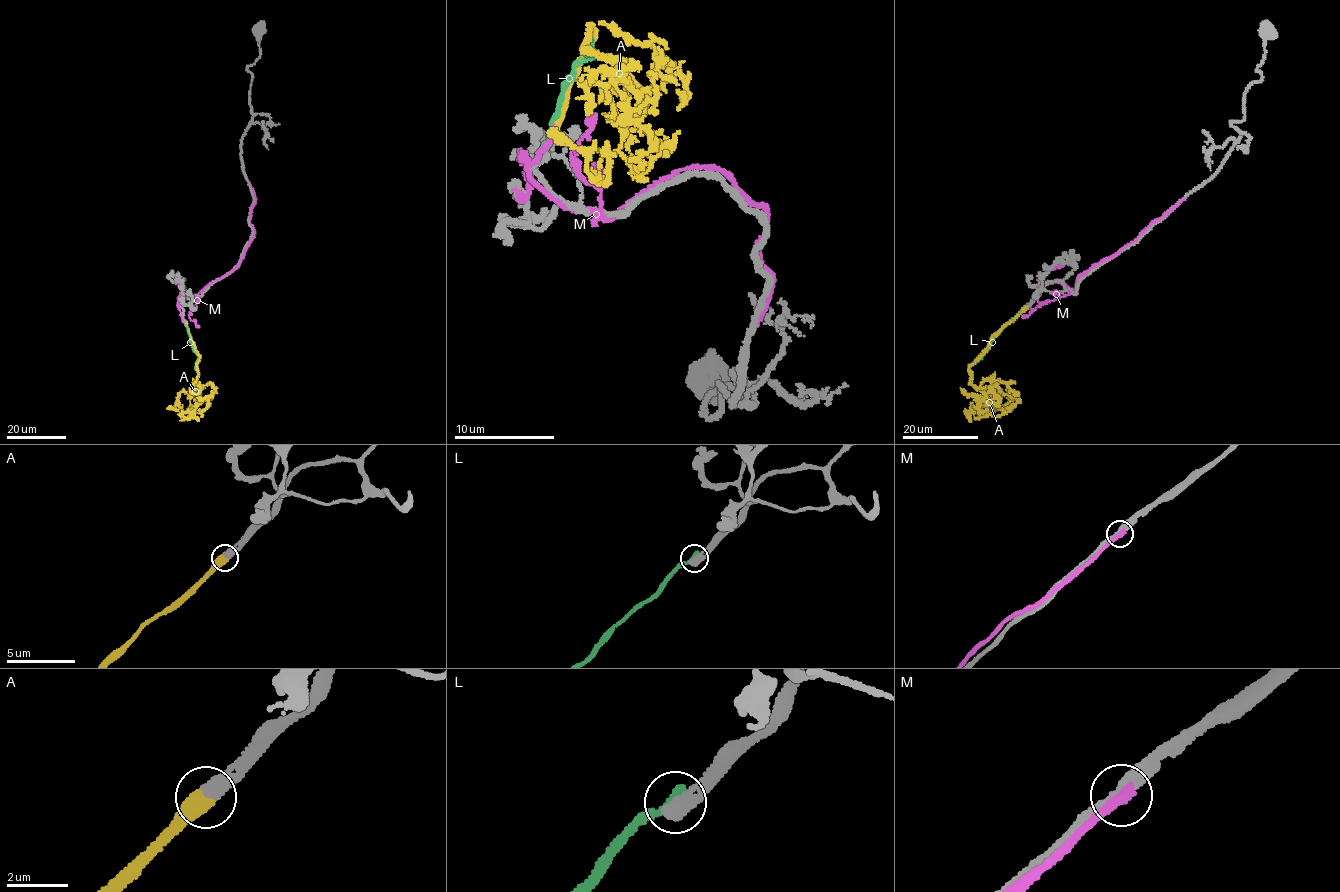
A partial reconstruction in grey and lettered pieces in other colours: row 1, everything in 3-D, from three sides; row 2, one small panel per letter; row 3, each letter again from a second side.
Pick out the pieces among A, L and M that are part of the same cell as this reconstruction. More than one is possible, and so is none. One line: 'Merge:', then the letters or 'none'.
Merge: A

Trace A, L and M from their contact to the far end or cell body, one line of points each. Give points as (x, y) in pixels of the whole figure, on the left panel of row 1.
A: (186, 322), (199, 357), (190, 392), (197, 393), (201, 386), (202, 399), (188, 418), (180, 418)
L: (185, 321), (191, 345), (198, 355), (197, 373)
M: (249, 183), (255, 231), (238, 264), (197, 294), (183, 296), (178, 304), (181, 290), (176, 279)

